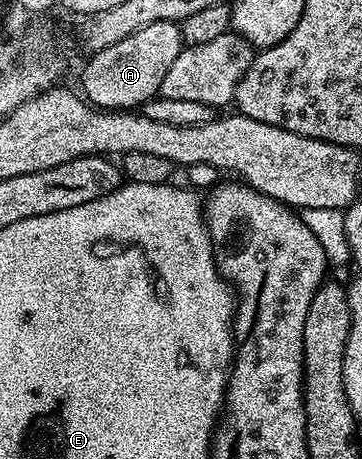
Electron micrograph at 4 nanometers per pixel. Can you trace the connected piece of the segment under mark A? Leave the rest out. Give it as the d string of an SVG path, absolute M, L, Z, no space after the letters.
M178 22L151 23L151 27L143 27L143 31L135 31L135 35L127 35L120 43L92 54L81 73L80 92L90 106L102 111L136 110L160 94L163 78L171 63L179 59L182 48Z

